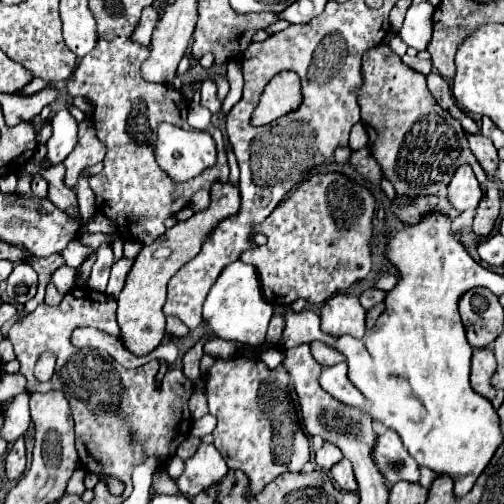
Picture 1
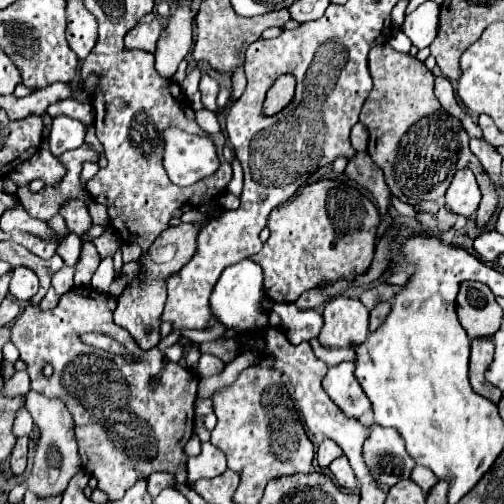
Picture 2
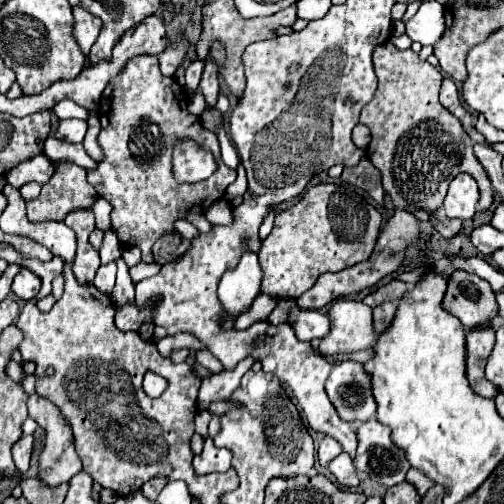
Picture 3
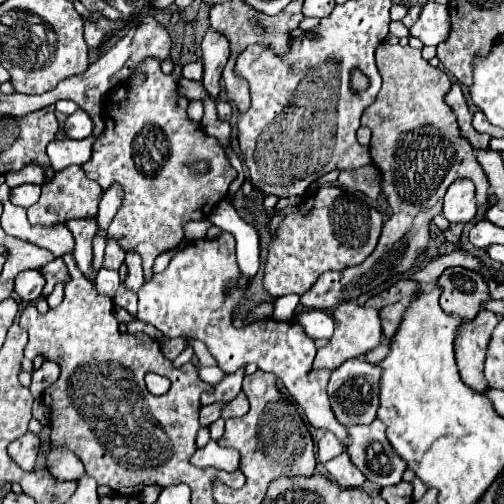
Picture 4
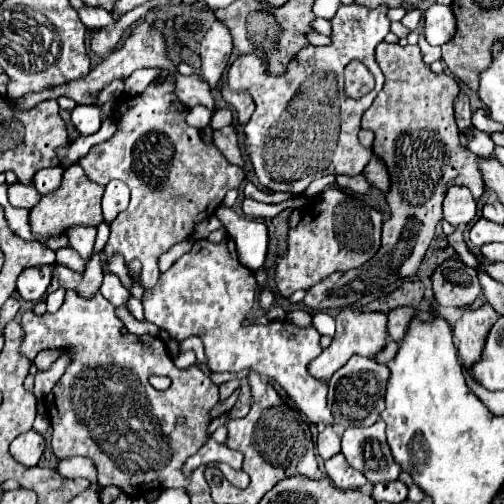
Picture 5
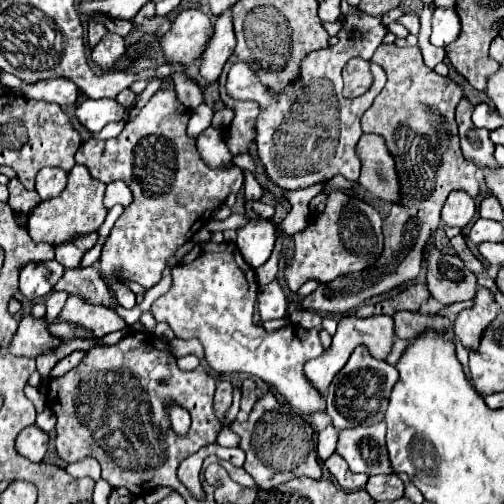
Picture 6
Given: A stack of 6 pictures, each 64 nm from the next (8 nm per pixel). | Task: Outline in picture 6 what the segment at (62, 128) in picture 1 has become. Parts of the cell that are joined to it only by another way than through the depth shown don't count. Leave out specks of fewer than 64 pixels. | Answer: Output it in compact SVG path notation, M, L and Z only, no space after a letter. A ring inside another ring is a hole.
M86 98L76 110L76 116L80 118L80 122L94 134L100 132L106 124L122 120L122 114L124 114L124 108L118 104L118 100L112 100L112 98L100 98L100 100Z

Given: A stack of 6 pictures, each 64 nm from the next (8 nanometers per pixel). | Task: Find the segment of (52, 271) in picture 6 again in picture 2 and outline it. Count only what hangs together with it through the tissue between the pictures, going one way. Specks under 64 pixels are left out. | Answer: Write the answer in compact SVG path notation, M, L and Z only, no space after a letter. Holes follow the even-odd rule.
M16 268L10 280L10 294L14 294L18 300L28 302L36 292L38 292L38 276L32 270Z

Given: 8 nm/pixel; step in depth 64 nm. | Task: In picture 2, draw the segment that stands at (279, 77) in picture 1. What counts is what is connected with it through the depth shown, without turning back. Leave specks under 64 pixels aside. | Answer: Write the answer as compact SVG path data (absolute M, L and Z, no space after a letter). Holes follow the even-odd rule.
M280 76L276 80L276 84L270 88L266 104L264 104L264 112L268 112L268 116L280 112L280 108L288 106L288 102L294 96L294 88L296 88L296 80L292 76Z

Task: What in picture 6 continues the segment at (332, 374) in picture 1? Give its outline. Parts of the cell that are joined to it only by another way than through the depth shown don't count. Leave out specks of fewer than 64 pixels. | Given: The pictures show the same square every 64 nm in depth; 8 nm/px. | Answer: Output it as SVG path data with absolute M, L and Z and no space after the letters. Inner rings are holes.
M358 346L352 352L346 366L334 376L326 394L326 410L332 418L334 428L342 430L342 428L382 422L396 382L398 382L398 370L392 364L384 360L376 360L374 356L370 356L368 348Z

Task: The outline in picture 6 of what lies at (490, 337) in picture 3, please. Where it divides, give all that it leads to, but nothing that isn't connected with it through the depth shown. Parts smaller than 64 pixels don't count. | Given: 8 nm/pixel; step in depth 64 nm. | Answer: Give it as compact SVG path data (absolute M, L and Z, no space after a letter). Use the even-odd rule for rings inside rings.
M478 288L474 296L474 306L462 310L454 324L454 334L466 348L476 348L484 328L496 318L498 304L488 288Z

